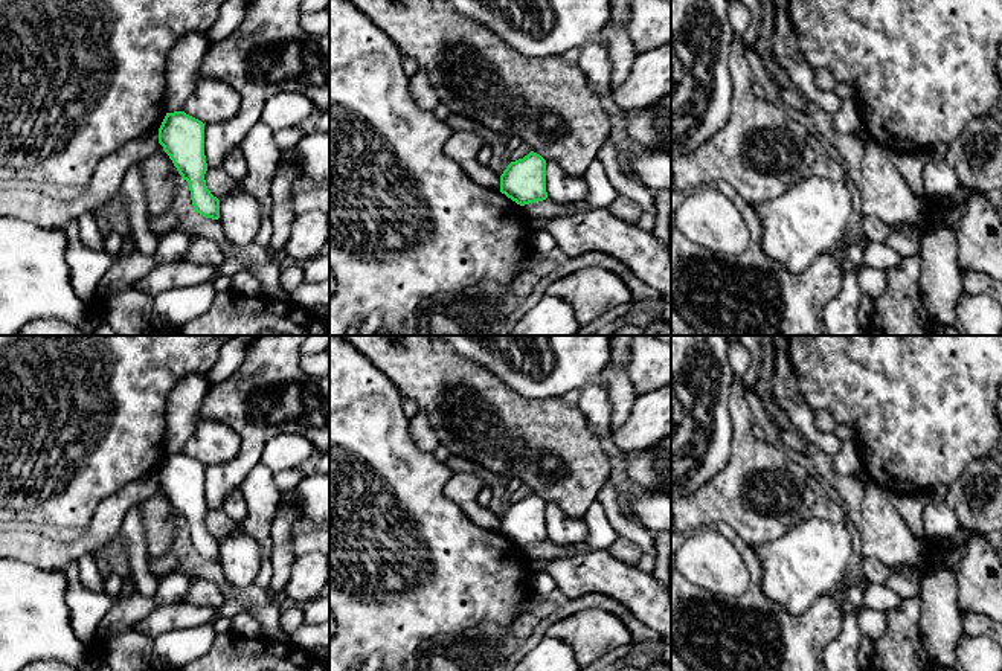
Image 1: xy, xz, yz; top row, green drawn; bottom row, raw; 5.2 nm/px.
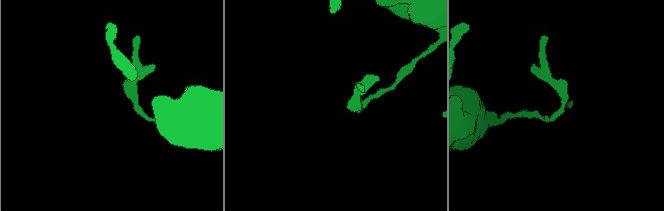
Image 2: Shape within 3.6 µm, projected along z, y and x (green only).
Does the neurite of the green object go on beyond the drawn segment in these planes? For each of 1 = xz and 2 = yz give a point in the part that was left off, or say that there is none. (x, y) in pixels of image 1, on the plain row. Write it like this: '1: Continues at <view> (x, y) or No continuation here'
1: No continuation here
2: No continuation here

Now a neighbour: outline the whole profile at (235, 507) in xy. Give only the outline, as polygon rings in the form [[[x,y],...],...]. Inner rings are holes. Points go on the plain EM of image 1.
[[[239,490],[226,497],[221,511],[227,514],[235,523],[244,523],[249,517],[249,508]]]

